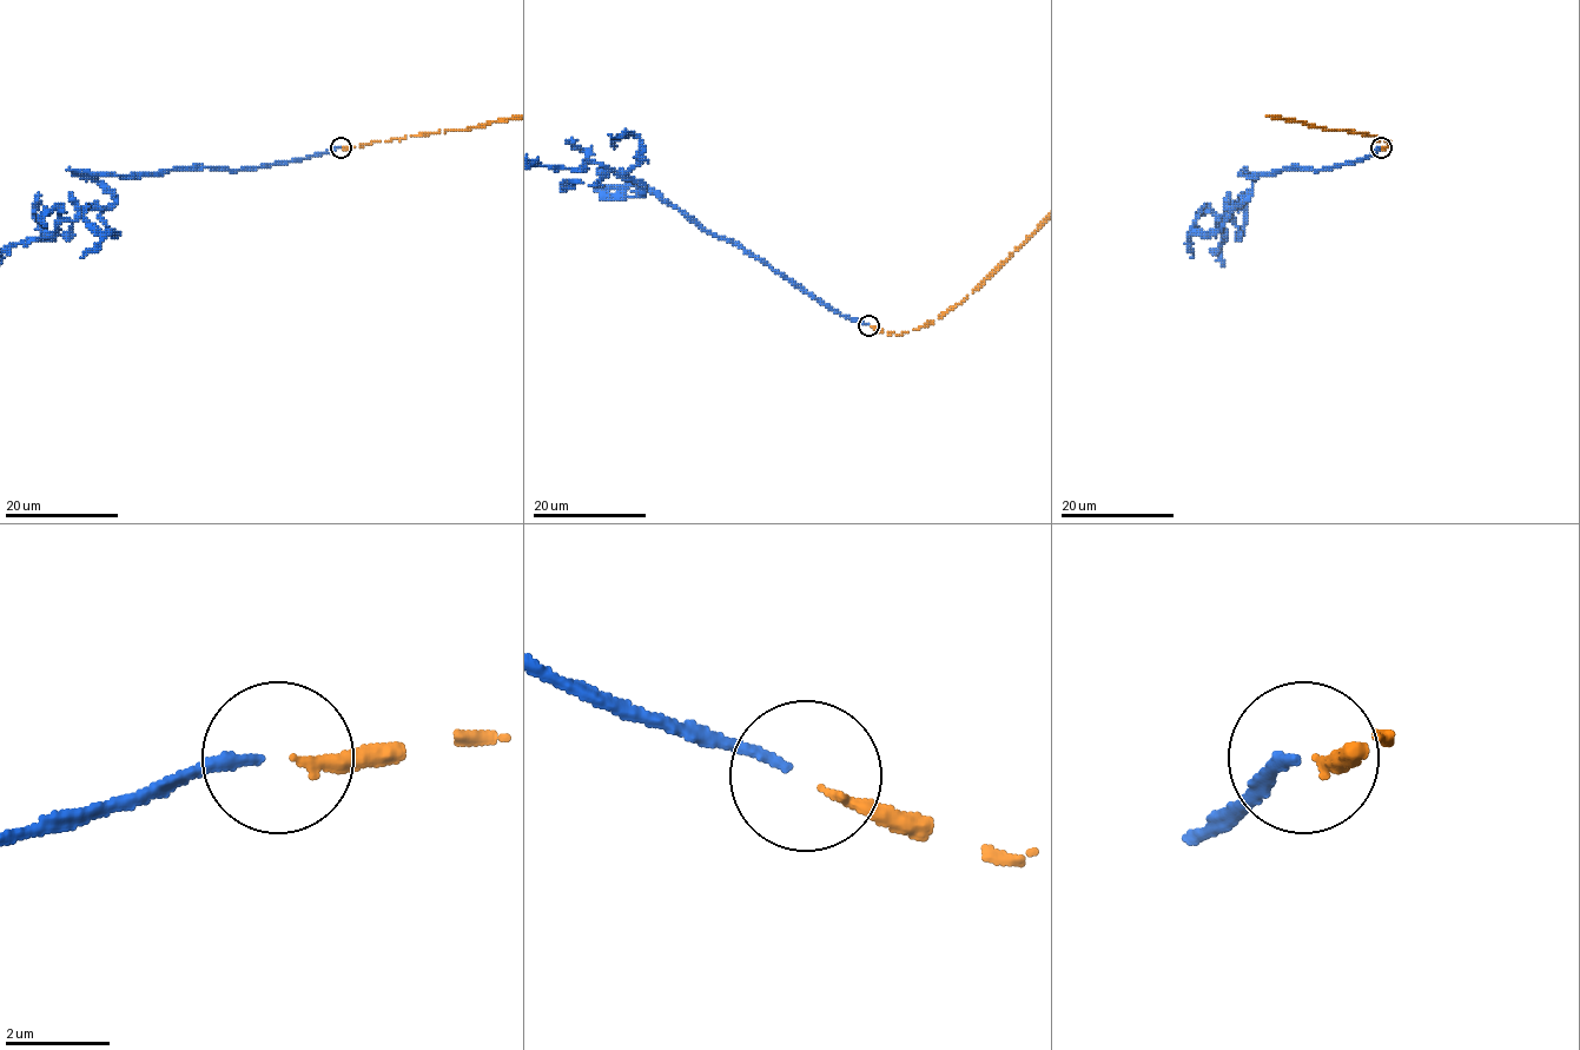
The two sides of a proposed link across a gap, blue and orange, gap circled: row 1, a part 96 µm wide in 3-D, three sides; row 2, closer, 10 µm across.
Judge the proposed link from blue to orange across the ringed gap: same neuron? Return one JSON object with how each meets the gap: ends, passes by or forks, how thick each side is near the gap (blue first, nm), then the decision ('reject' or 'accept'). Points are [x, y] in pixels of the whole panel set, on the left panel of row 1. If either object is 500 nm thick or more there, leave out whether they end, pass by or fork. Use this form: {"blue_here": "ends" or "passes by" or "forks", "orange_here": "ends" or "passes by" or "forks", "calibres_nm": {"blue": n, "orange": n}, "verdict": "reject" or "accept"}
{"blue_here": "ends", "orange_here": "ends", "calibres_nm": {"blue": 180, "orange": 170}, "verdict": "reject"}

